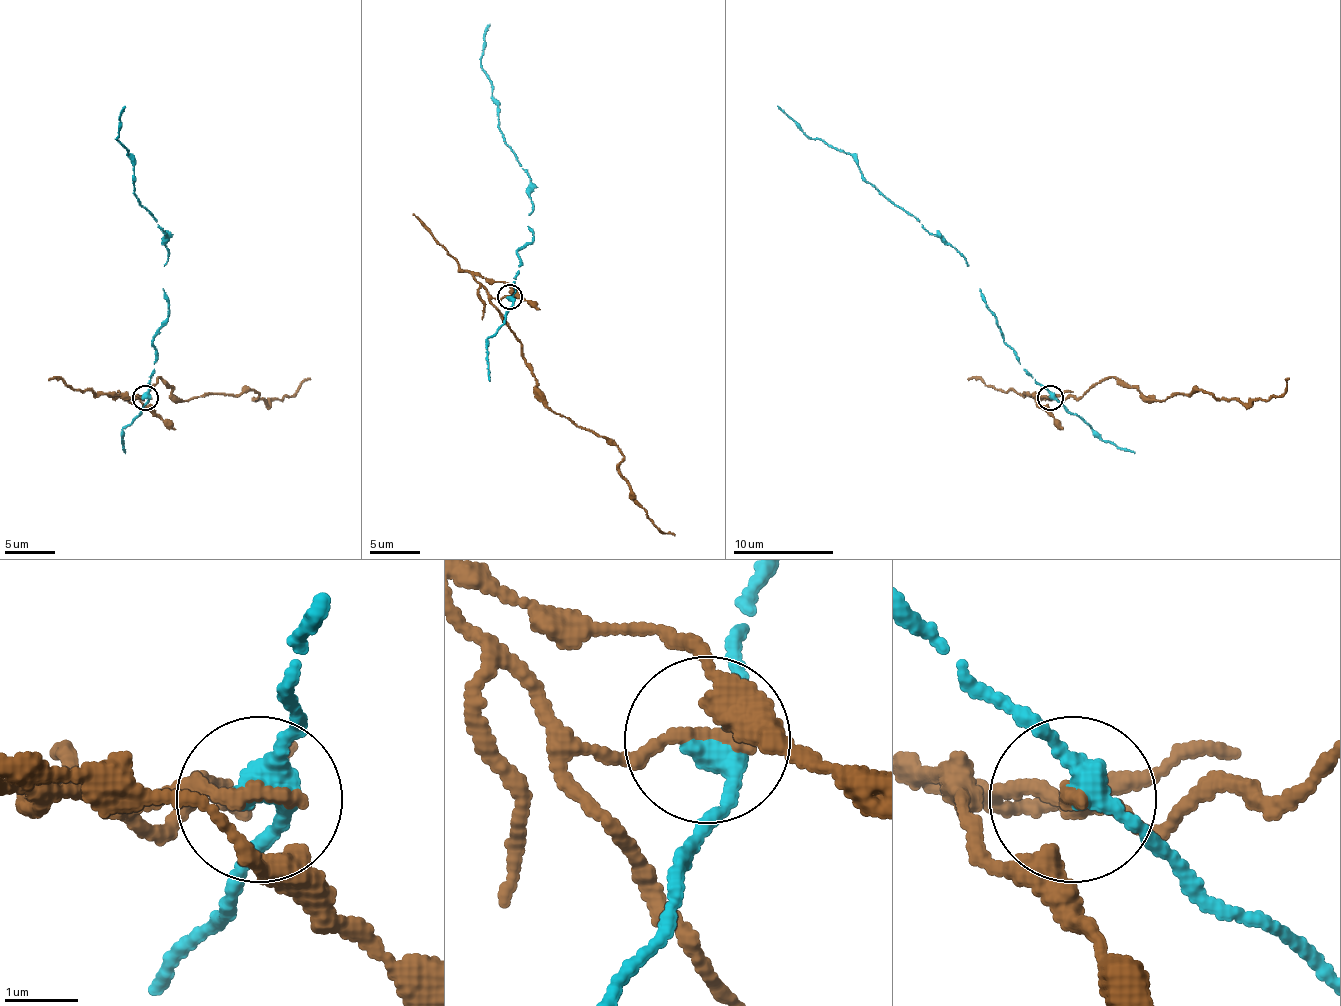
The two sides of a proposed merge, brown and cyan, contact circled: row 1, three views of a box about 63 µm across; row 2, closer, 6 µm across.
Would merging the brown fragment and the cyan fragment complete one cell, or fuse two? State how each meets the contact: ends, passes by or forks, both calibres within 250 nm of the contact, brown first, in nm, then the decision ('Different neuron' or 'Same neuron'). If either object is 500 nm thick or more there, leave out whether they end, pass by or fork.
At the ring brown ends. At the ring cyan passes by. Thickness 200 nm (brown) against 320 nm. Different neuron

